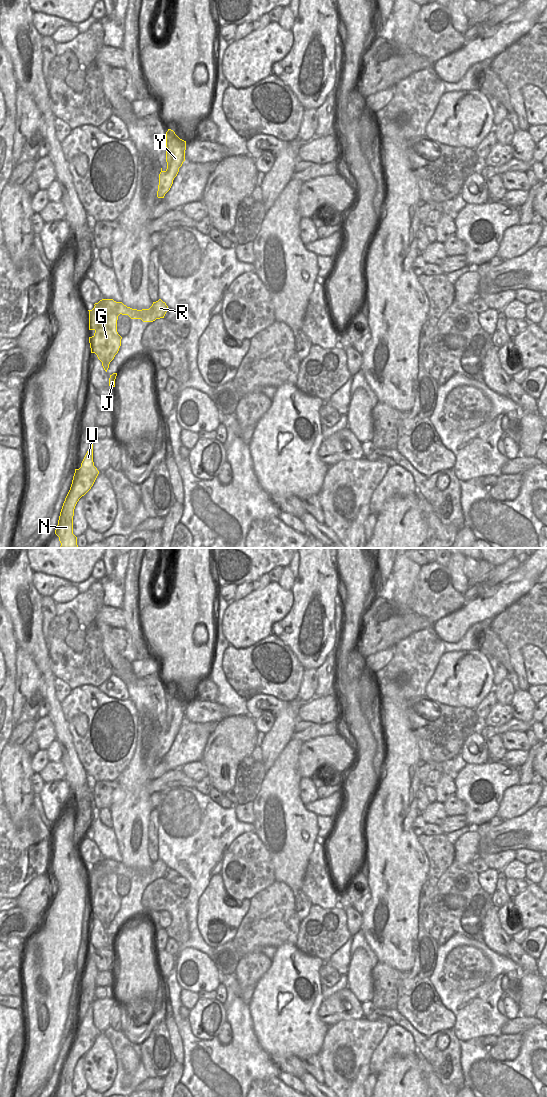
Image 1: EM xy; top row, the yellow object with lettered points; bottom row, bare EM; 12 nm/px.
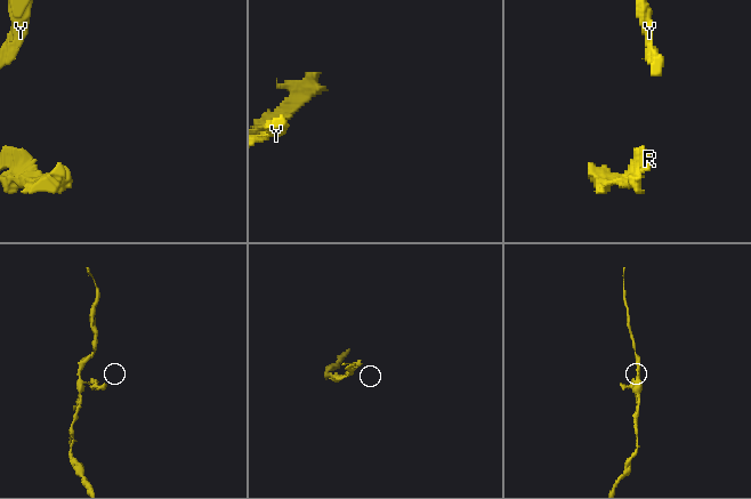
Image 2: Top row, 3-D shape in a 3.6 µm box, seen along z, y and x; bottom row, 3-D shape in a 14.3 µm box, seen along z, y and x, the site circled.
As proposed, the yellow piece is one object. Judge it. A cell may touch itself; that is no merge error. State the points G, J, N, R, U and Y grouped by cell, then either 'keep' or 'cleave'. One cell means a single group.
G J N R U Y | keep

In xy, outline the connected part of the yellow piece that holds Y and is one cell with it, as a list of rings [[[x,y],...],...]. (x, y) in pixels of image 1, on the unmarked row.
[[[171,689],[166,692],[166,707],[167,729],[163,731],[161,728],[159,734],[158,758],[164,758],[170,750],[179,728],[185,721],[186,701],[180,699]]]

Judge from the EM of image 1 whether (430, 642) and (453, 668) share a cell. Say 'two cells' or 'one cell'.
two cells

